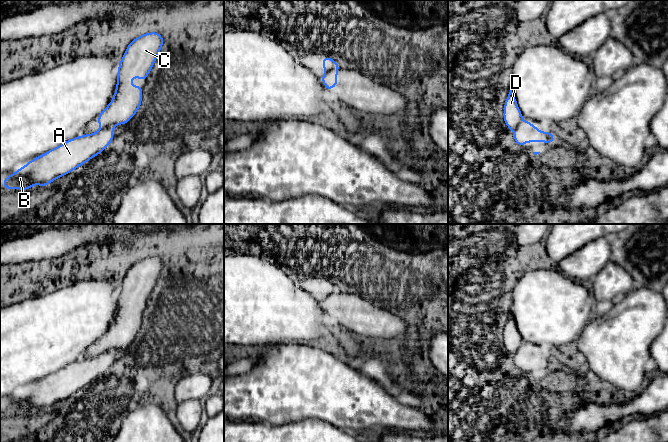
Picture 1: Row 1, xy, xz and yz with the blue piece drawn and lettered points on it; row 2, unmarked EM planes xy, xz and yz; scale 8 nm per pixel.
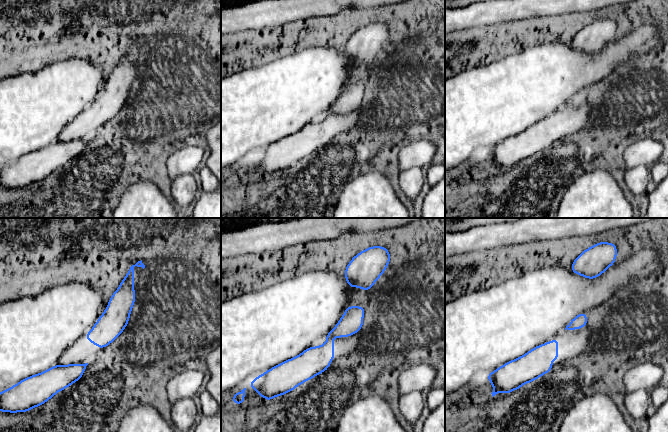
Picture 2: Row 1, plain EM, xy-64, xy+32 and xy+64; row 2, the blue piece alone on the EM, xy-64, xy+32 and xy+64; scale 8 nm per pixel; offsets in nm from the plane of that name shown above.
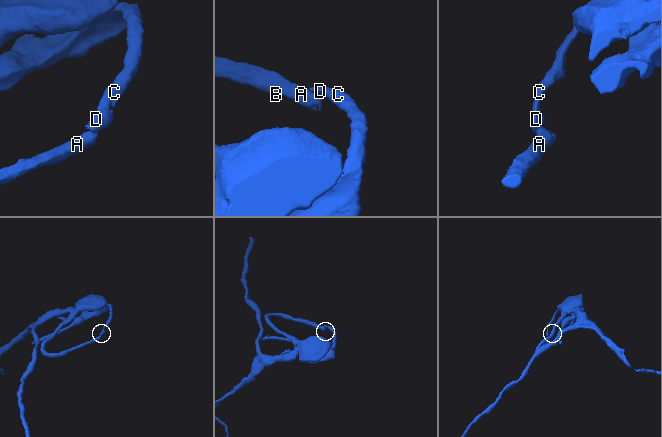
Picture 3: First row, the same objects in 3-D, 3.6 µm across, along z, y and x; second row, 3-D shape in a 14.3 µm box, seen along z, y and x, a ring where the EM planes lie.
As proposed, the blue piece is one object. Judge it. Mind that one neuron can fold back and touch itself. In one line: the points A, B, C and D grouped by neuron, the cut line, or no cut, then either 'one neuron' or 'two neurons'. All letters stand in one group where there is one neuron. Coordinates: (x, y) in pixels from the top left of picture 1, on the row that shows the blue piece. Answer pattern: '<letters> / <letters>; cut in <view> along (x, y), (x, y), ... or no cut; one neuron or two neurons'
A B / C D; cut in xy along (112, 126), (102, 129); two neurons

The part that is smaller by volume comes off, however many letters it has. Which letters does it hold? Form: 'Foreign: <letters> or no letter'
Foreign: C, D

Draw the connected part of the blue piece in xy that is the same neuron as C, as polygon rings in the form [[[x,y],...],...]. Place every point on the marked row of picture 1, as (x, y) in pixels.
[[[151,32],[137,37],[128,45],[119,63],[113,100],[97,117],[100,128],[126,124],[138,111],[143,87],[132,86],[131,79],[137,76],[146,81],[163,43],[159,33]]]

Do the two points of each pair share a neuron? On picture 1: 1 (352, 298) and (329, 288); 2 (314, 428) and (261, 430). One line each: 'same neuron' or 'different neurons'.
1: different neurons
2: same neuron

